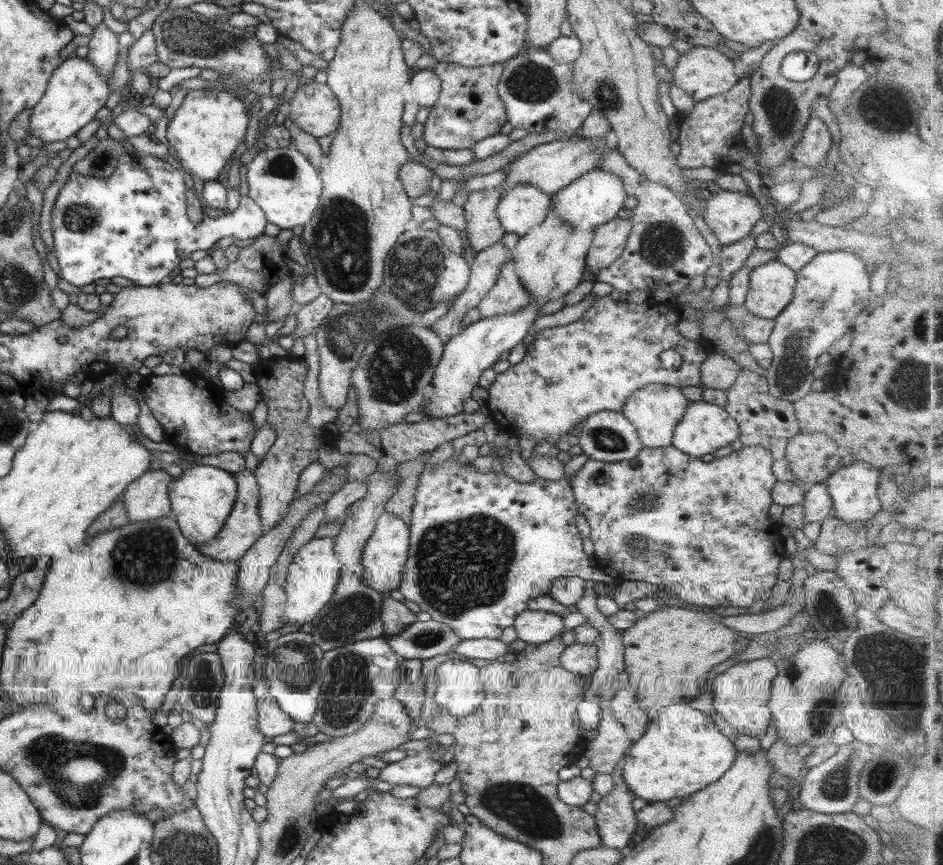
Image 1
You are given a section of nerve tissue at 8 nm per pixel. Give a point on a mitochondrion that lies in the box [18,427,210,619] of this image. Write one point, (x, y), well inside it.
(144, 559)

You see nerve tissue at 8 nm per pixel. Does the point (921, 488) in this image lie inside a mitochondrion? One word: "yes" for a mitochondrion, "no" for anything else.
no

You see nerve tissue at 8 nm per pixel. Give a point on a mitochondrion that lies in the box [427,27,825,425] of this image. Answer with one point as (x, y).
(662, 245)

